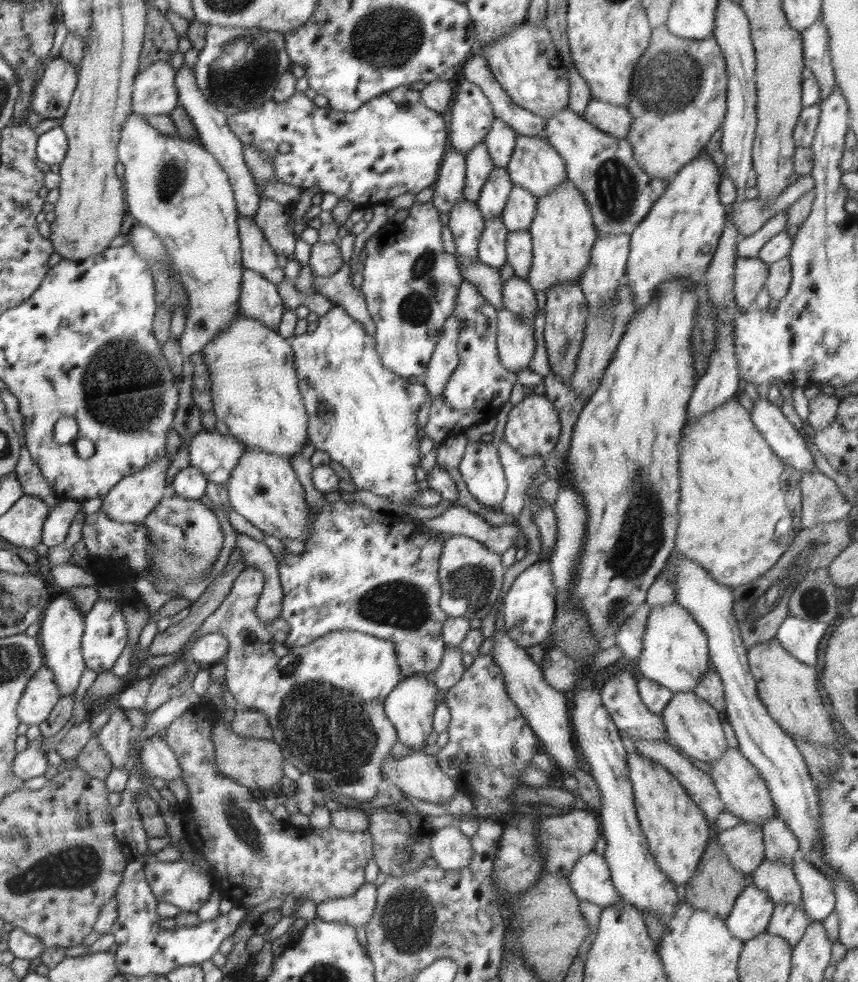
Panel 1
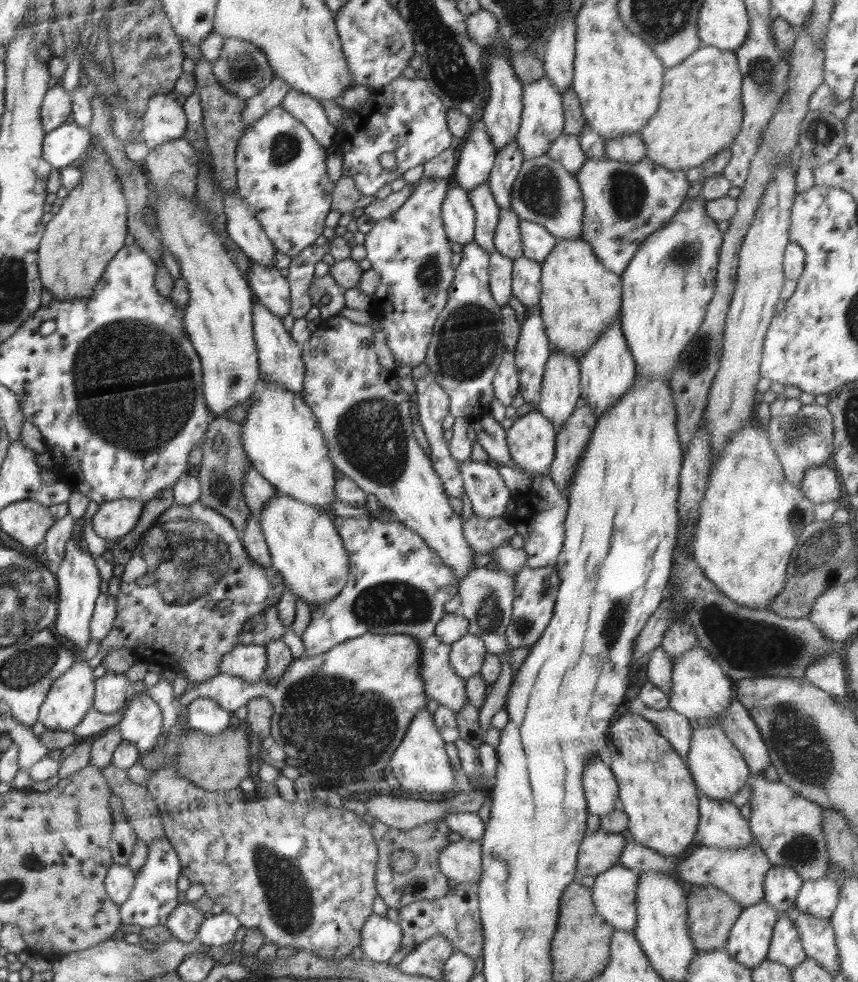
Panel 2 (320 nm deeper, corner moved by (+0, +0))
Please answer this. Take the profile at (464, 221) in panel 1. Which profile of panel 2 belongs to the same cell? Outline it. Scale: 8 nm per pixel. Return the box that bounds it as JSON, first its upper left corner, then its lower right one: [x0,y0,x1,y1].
[425,240,505,424]

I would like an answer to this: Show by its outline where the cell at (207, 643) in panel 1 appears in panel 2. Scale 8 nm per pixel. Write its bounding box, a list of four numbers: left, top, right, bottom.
[219,644,268,684]

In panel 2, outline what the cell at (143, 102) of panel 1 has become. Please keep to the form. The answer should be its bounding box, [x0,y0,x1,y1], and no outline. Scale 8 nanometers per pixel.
[140,94,187,150]

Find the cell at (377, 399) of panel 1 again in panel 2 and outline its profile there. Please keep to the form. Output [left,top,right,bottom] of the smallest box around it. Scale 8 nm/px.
[302,314,475,581]

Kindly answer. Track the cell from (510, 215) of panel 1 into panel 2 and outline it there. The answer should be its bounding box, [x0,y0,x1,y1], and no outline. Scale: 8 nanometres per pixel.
[519,220,557,264]

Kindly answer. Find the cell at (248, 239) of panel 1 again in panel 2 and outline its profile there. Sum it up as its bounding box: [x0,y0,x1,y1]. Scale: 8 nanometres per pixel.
[249,260,291,319]

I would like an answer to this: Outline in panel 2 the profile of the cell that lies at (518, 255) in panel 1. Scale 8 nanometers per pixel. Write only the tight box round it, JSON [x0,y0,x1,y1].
[511,255,542,307]

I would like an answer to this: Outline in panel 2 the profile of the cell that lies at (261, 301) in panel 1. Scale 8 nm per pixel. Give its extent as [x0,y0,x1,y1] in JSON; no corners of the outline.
[253,301,305,394]

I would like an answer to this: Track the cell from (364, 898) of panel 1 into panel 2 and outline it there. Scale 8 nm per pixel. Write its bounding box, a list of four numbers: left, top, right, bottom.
[360,914,402,963]

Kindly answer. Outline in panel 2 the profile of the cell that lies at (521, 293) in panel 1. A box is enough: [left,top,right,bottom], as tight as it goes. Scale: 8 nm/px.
[514,305,551,411]

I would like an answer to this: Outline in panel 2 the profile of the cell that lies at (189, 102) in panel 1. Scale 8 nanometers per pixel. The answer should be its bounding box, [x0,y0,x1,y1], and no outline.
[224,192,275,267]

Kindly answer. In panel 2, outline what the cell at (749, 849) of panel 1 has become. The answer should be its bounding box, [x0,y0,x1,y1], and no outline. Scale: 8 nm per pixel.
[677,842,772,909]

